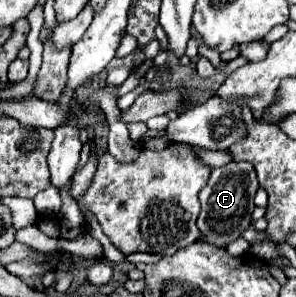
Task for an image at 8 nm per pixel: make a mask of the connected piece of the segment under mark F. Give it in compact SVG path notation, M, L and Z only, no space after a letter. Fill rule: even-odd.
M232 161L228 165L216 167L210 175L208 185L200 191L200 203L202 211L198 217L198 229L204 233L206 241L216 247L226 247L228 243L236 241L244 229L252 223L252 209L254 205L254 193L258 189L258 179L252 163L246 161Z

